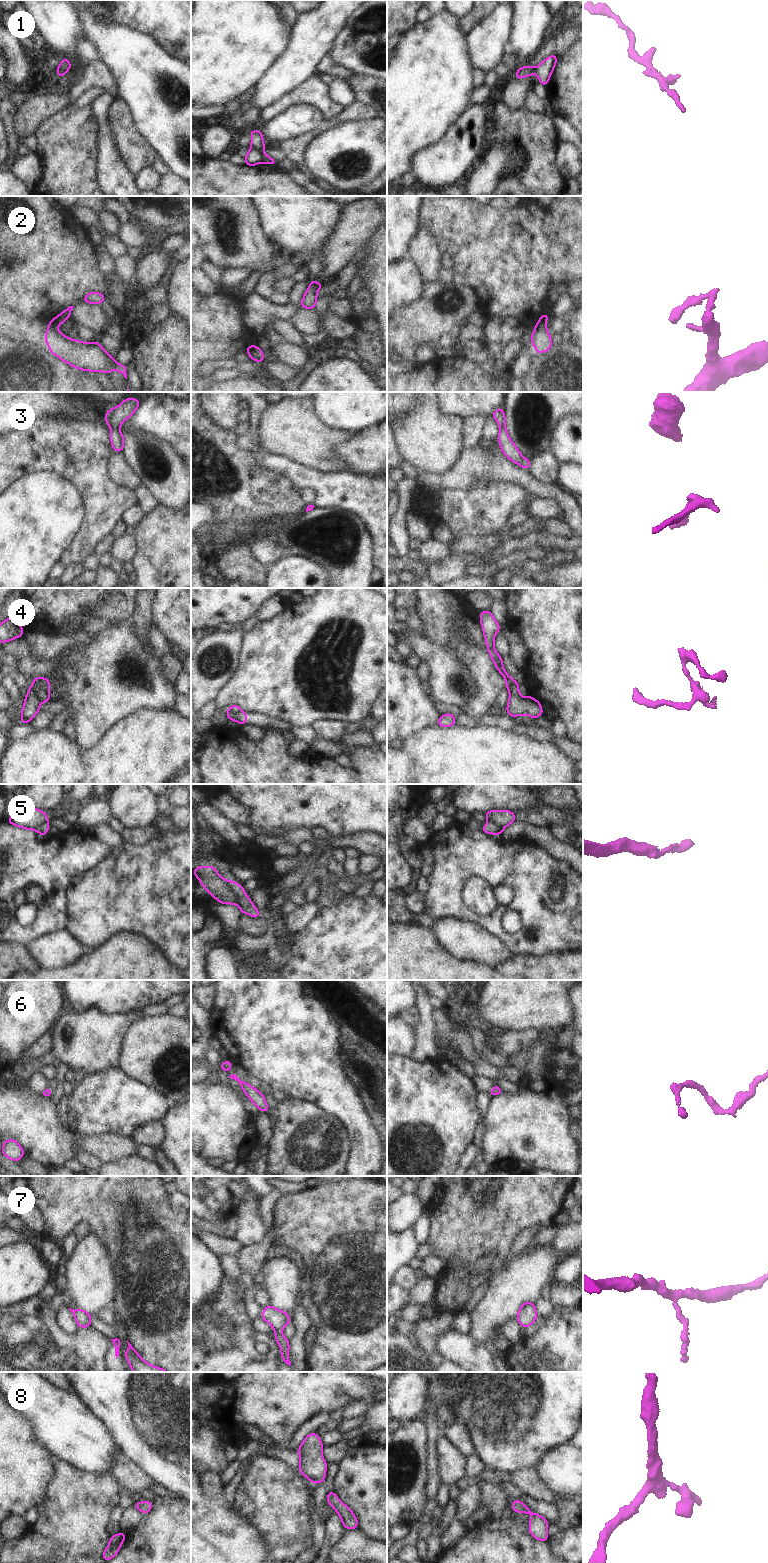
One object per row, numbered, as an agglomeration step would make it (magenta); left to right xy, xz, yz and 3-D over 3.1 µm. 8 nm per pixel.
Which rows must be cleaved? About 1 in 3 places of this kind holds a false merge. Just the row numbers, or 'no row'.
1, 2, 4, 5.

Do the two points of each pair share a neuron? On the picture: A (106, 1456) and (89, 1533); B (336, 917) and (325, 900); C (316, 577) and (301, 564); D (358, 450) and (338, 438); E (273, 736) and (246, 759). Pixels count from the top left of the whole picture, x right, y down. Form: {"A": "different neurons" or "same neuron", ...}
{"A": "different neurons", "B": "different neurons", "C": "same neuron", "D": "different neurons", "E": "same neuron"}

